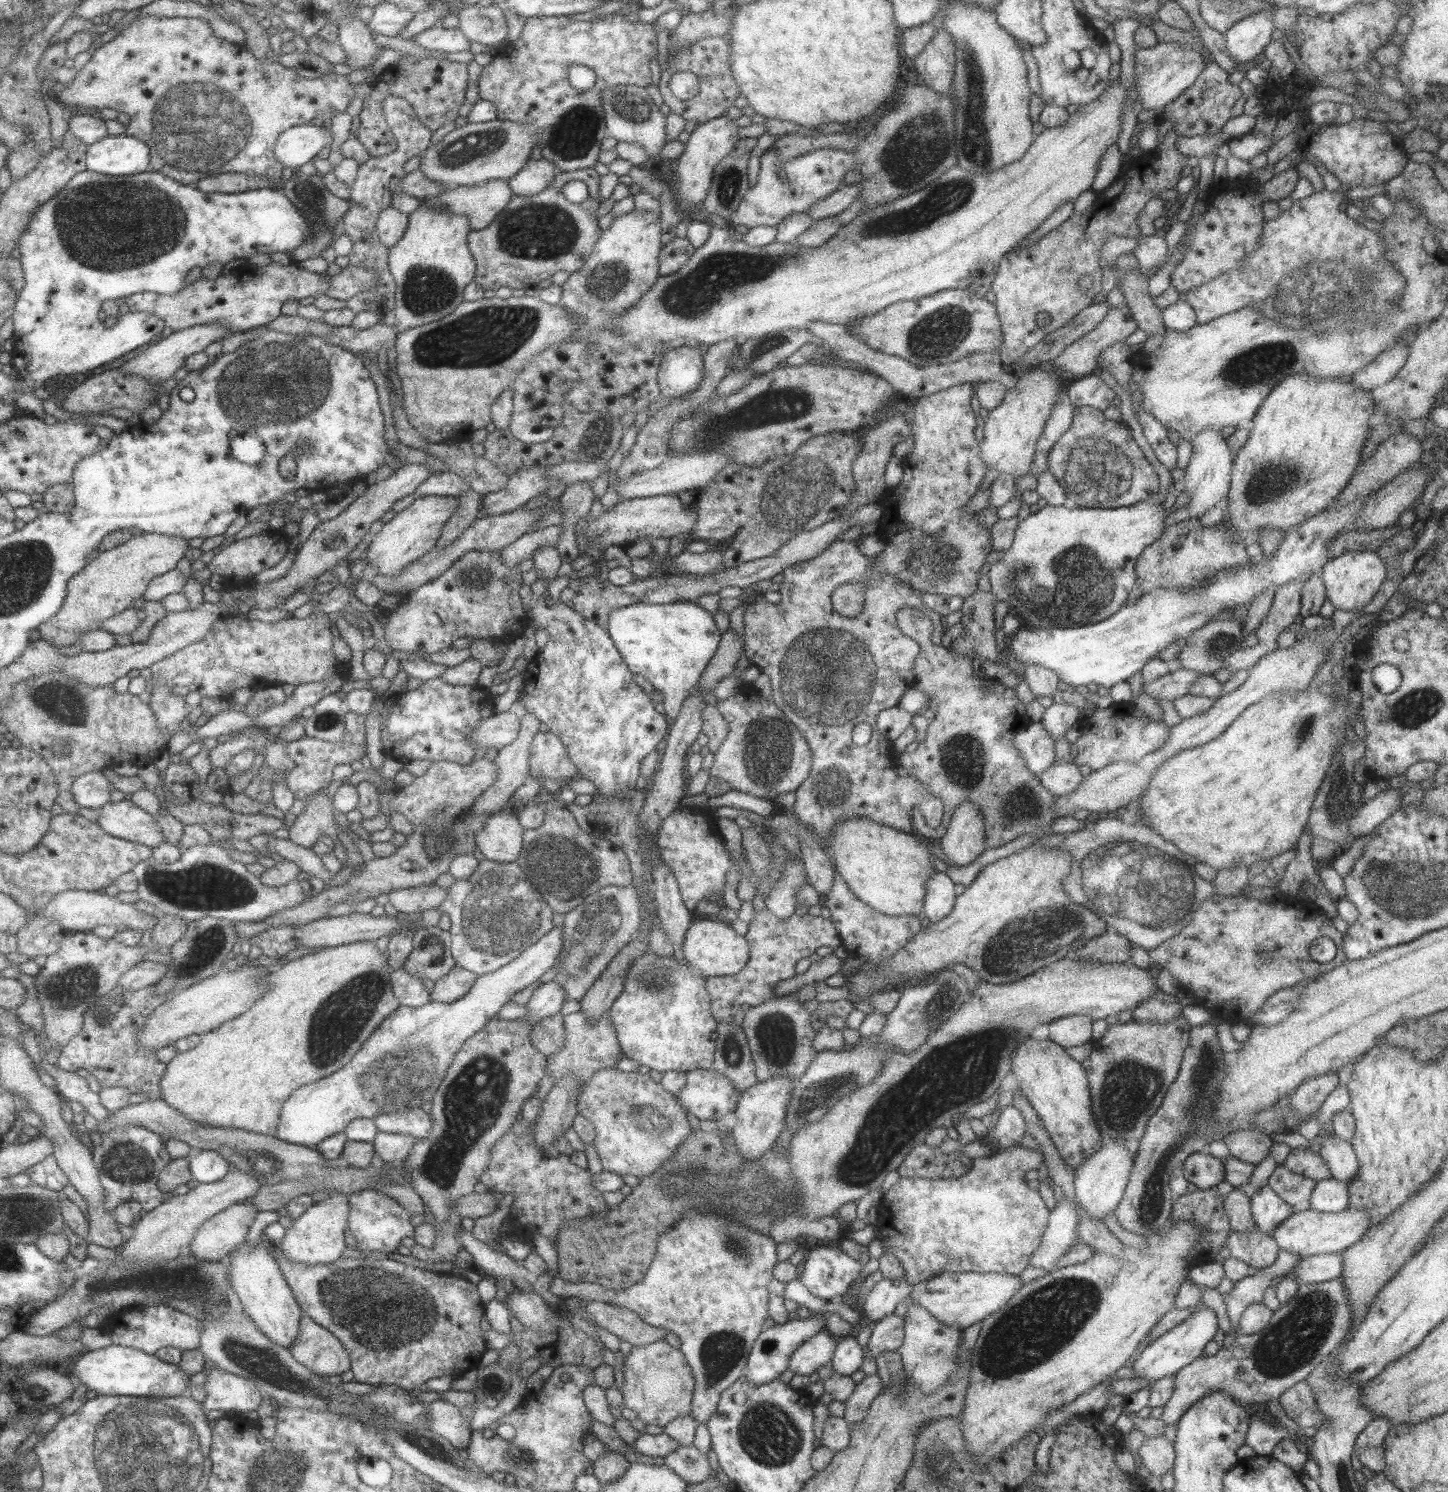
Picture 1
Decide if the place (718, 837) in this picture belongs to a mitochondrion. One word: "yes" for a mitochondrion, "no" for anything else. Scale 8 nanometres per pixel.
no

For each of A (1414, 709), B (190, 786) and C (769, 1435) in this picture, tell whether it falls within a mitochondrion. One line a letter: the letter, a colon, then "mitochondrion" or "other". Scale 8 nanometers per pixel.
A: mitochondrion
B: other
C: mitochondrion

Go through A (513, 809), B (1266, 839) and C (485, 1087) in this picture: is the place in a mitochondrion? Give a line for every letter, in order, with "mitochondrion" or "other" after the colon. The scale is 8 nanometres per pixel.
A: other
B: other
C: mitochondrion

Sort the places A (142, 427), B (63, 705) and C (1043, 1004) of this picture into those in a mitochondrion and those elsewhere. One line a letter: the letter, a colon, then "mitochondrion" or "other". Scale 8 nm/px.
A: other
B: mitochondrion
C: other

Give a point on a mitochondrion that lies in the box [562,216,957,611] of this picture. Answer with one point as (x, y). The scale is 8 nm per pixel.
(793, 493)

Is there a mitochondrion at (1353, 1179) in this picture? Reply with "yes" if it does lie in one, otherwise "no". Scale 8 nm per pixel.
no

